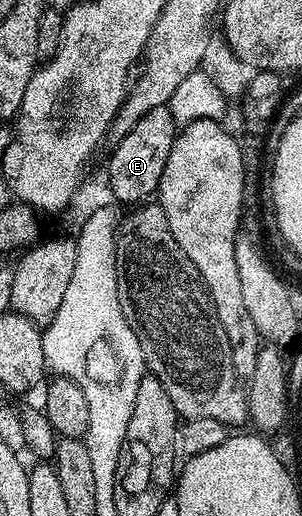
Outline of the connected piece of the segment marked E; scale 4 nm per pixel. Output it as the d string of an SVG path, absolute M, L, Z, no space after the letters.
M169 107L157 108L148 110L148 114L144 114L144 118L140 118L140 122L136 122L136 126L132 126L132 130L128 130L128 134L124 134L124 138L113 145L114 153L110 156L110 192L119 200L119 205L138 206L157 193L160 174L164 174L164 162L168 162L175 135L176 123Z

